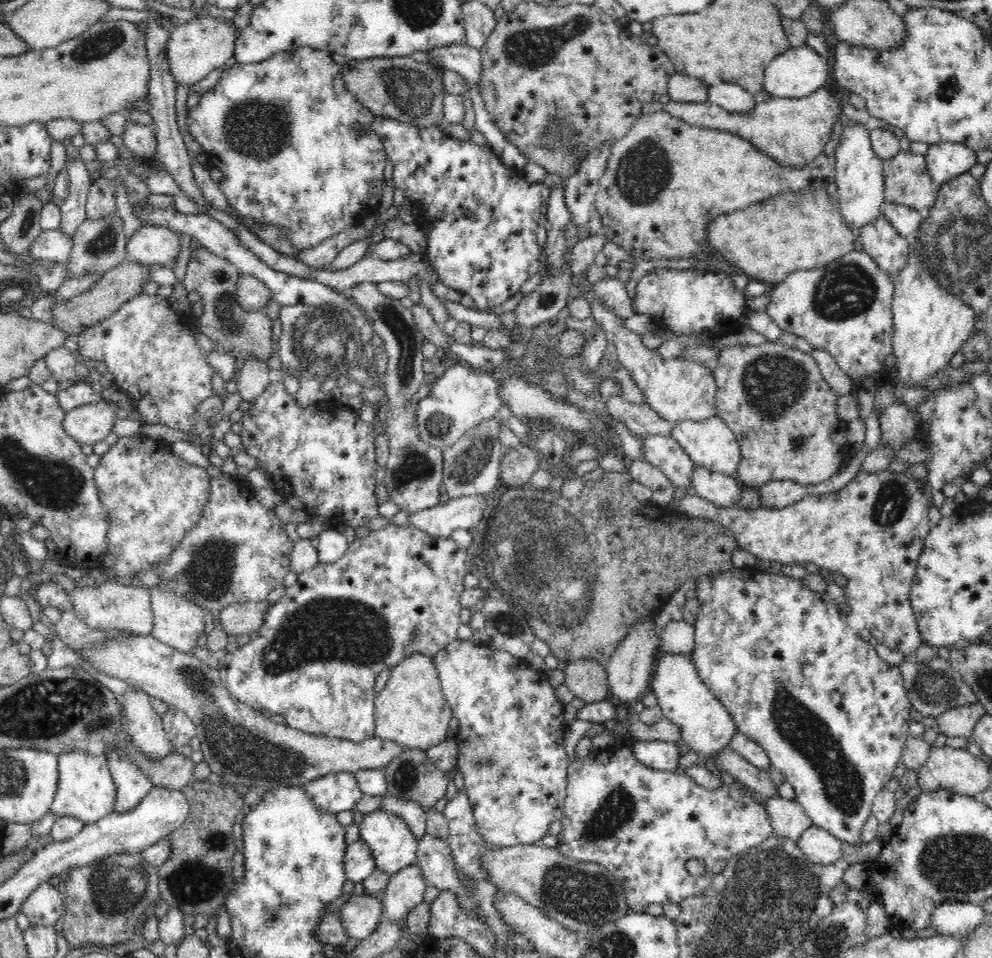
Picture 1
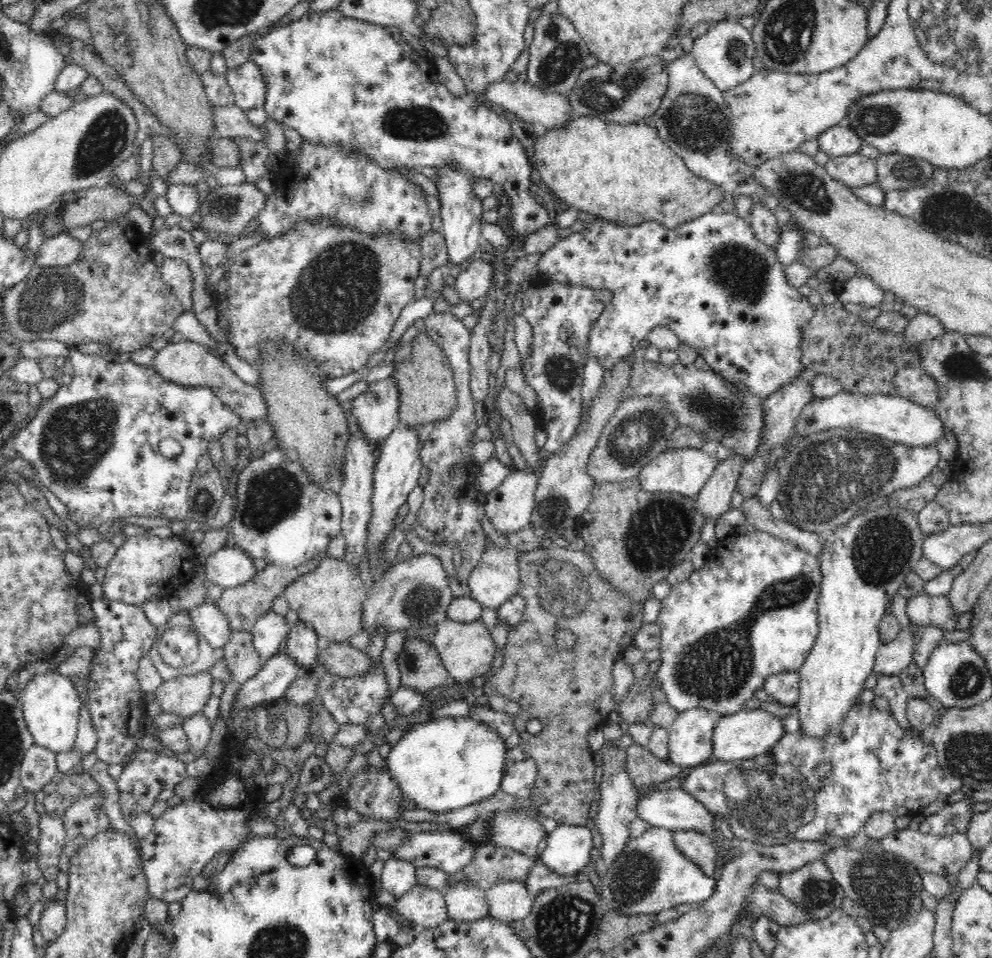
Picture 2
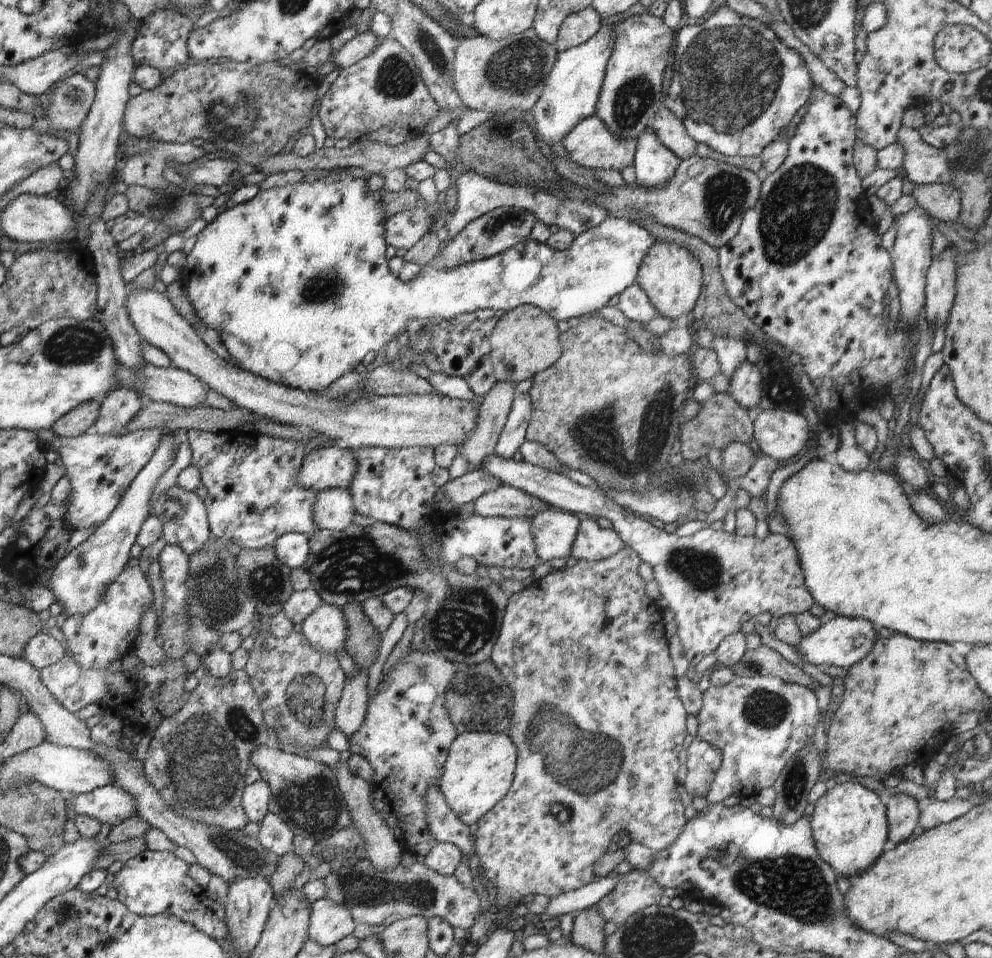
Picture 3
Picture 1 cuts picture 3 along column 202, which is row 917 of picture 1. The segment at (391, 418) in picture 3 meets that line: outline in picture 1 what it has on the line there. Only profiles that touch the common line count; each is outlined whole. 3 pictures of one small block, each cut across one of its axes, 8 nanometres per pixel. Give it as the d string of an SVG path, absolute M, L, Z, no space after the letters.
M354 894L340 908L340 919L344 929L348 931L348 938L359 941L374 934L374 930L382 921L382 910L384 910L384 903L381 897Z

